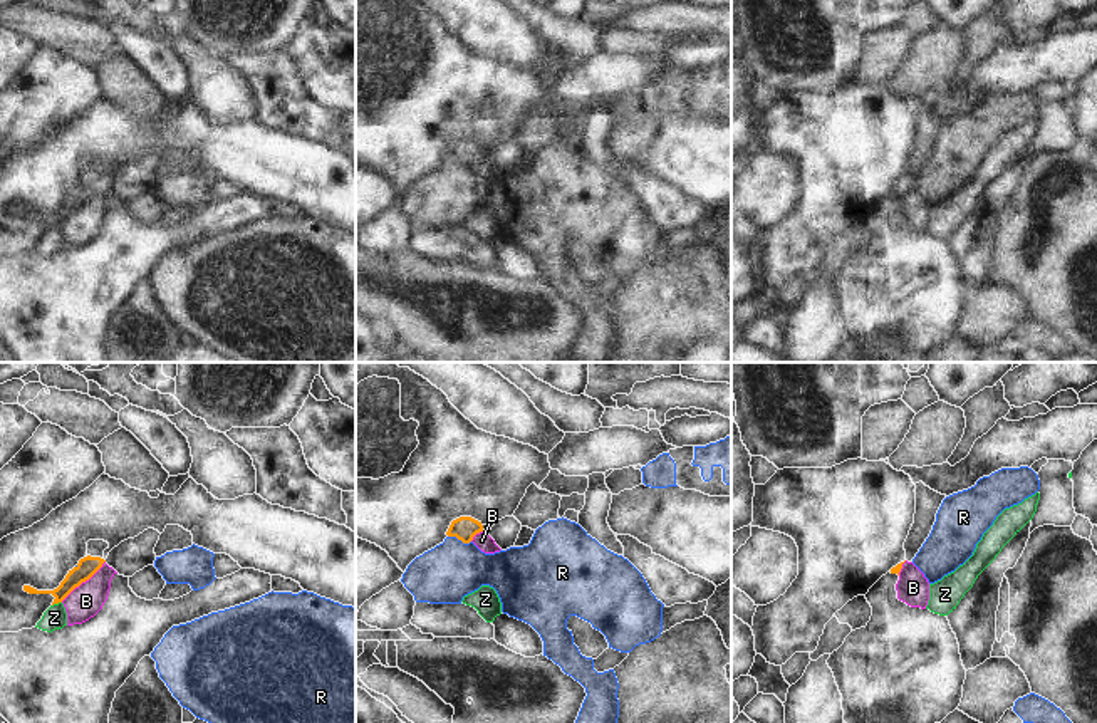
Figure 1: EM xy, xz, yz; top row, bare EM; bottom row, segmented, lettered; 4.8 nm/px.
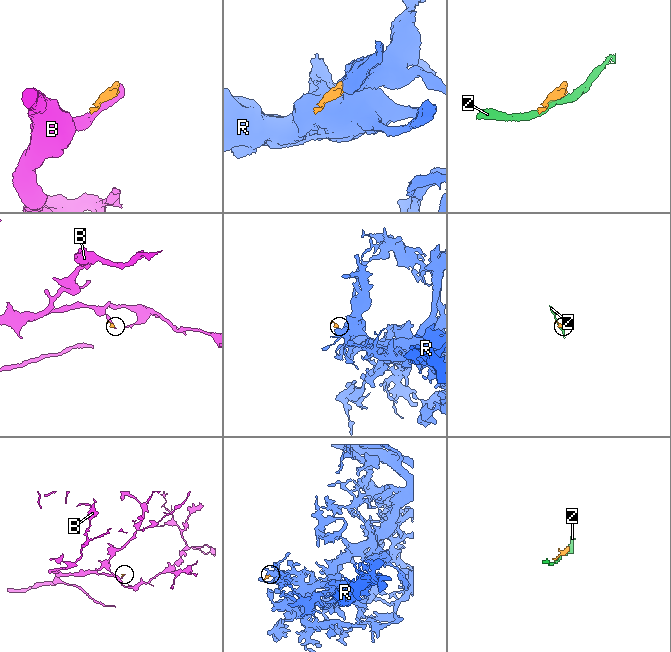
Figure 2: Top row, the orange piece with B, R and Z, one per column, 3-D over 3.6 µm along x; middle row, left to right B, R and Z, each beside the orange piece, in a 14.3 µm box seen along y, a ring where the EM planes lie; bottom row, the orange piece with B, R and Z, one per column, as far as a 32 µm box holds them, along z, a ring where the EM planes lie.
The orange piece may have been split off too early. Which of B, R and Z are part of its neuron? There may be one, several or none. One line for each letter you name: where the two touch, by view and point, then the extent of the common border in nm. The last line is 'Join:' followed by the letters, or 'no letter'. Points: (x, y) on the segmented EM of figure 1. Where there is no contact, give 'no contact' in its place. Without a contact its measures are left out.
Join: no letter

